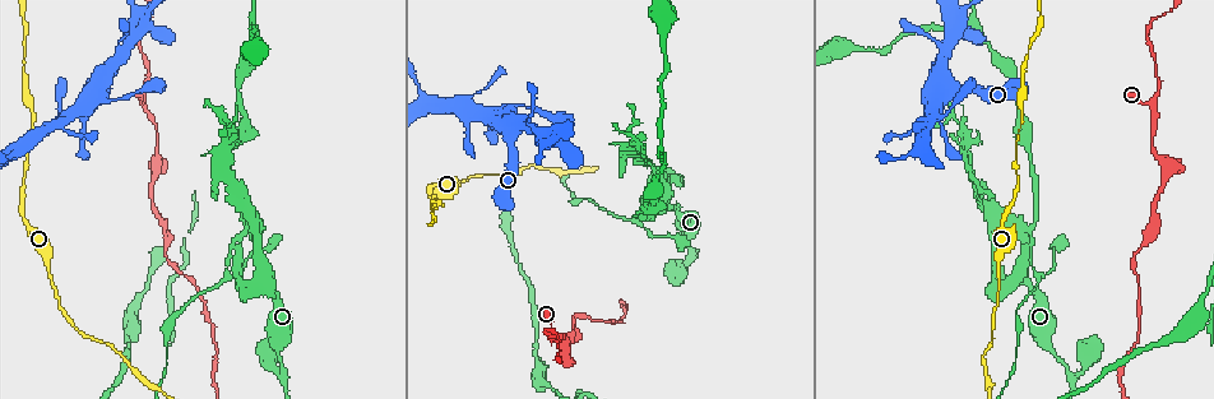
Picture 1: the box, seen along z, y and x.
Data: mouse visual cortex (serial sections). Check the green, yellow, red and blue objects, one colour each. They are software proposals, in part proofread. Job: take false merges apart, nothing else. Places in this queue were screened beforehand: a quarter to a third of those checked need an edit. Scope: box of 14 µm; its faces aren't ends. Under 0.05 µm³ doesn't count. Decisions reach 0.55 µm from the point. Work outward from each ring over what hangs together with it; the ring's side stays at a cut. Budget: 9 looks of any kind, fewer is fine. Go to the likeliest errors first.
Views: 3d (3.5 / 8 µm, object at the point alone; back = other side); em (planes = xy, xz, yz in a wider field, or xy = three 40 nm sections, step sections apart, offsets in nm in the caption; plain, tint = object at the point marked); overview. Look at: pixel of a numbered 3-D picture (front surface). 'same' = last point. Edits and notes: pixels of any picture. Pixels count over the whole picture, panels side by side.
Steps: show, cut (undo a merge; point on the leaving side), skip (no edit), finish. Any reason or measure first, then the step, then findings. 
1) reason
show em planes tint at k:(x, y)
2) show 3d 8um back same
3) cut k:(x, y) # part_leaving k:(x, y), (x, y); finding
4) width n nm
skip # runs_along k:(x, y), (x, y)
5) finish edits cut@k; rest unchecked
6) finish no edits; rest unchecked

four arms meet
show 3d 3.5um at 1:(662, 212)

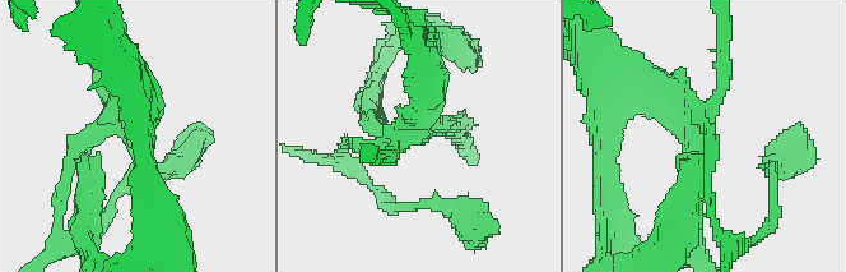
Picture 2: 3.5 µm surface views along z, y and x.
need the tissue
show em xy step 2 tint at 2:(420, 133)

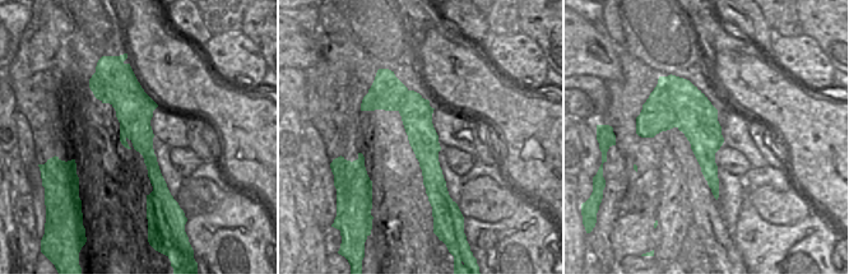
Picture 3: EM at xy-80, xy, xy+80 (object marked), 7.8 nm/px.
cut 2:(413, 104) # a second cell is stuck on

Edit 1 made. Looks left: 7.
see it whole again
show overview

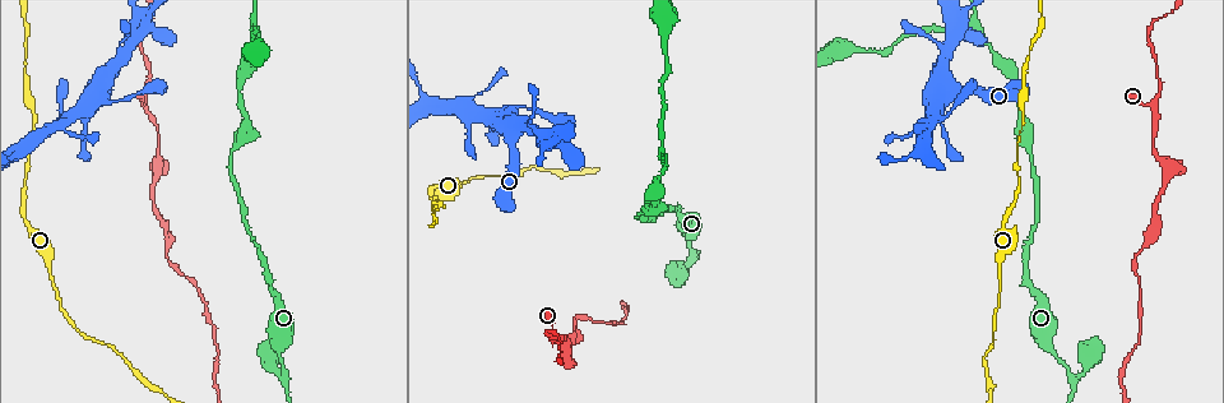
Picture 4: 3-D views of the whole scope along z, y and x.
narrows sharply
show 3d 3.5um at 4:(480, 94)

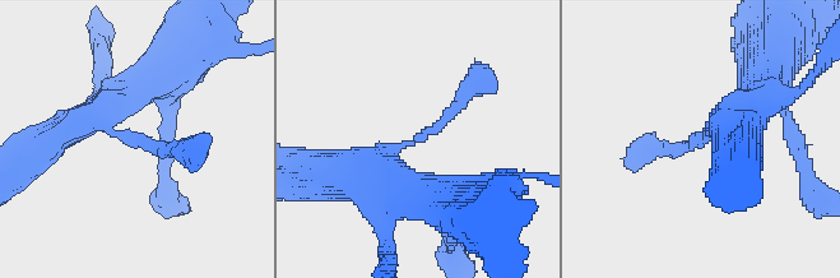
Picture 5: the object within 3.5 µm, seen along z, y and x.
need the tissue
show em xy step 3 tint at 5:(419, 140)

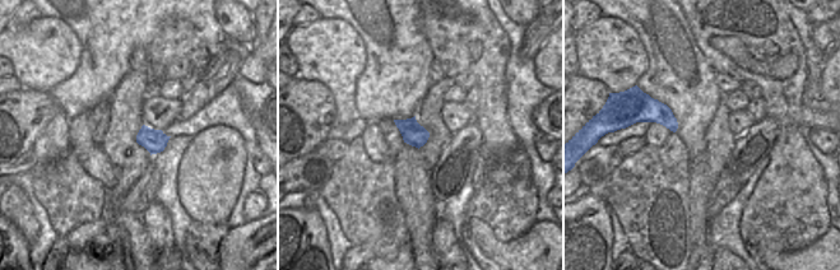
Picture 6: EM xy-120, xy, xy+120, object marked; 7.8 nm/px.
skip # runs_along 5:(742, 103), (680, 149), (641, 153); continuous, no second cell

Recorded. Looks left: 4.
sharp bend
show 3d 3.5um at 4:(1170, 172)

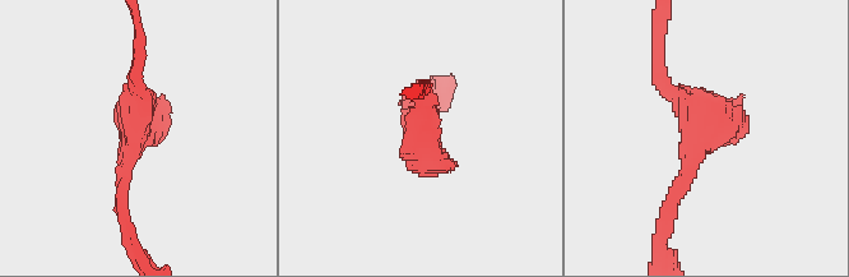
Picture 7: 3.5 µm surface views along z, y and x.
need the tissue
show em xy step 5 tint at 7:(701, 125)

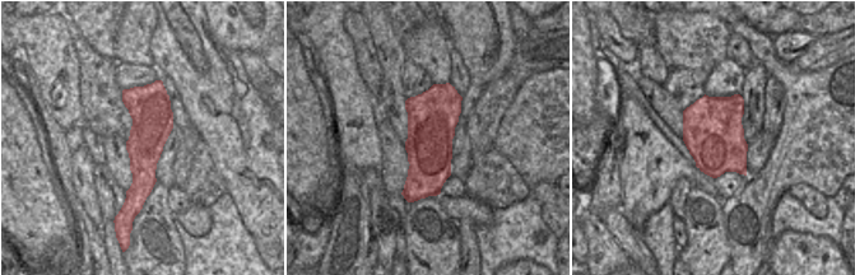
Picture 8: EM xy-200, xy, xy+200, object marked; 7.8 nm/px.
skip # runs_along 7:(657, 59), (703, 127), (673, 204); all the same cell

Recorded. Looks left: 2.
sudden change in width
show em xy step 2 tint at 4:(459, 181)

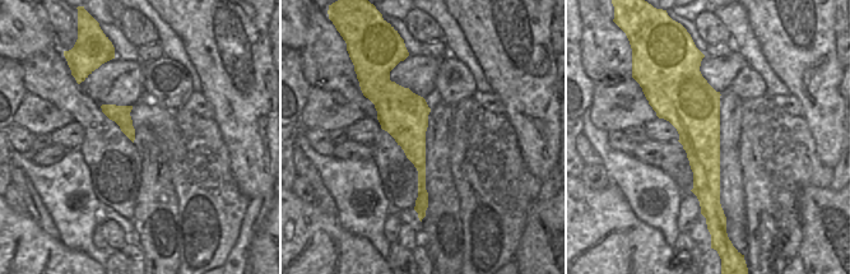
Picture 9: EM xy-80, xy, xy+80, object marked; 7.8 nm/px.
wider look
show 3d 3.5um same

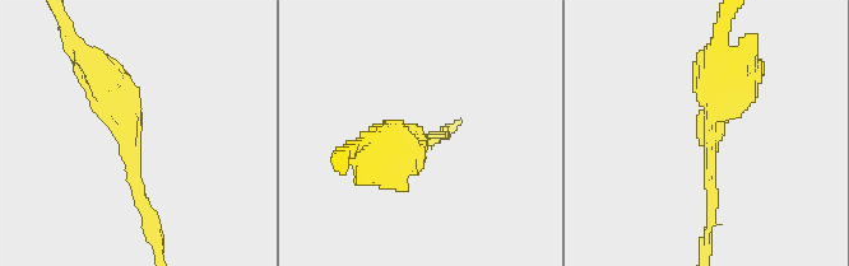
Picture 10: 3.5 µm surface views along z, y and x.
width 380 nm
skip # runs_along 9:(384, 80), (407, 120), (424, 200); continuous, no second cell

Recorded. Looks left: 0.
finish edits cut@2; rest unchecked

